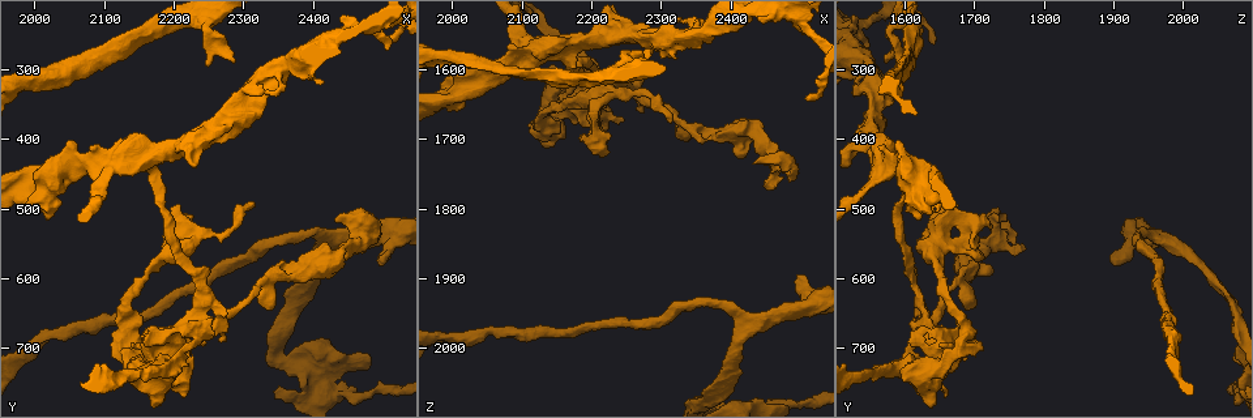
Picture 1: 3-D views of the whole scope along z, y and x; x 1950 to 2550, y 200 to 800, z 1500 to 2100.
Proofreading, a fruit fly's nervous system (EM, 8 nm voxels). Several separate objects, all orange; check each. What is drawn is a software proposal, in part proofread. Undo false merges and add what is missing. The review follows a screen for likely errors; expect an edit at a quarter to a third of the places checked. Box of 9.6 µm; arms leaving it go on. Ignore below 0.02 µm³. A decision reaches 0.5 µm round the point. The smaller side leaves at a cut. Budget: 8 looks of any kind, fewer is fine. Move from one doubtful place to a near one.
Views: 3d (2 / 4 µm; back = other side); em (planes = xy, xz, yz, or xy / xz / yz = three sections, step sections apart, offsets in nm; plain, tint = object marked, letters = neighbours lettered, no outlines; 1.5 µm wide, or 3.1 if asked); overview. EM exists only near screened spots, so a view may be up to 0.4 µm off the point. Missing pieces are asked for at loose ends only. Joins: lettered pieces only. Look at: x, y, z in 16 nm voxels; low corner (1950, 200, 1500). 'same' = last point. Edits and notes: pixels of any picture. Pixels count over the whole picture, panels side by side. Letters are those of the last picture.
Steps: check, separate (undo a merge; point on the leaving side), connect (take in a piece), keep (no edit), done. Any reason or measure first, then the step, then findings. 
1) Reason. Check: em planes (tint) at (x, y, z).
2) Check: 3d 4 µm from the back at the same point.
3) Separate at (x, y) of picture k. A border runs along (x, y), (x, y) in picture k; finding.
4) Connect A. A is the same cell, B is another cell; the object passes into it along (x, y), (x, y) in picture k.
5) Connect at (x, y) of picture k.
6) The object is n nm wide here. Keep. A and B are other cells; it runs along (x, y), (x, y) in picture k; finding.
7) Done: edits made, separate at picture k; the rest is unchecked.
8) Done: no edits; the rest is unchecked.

A fork. Check: 3d 4 µm at (2020, 475, 1615).

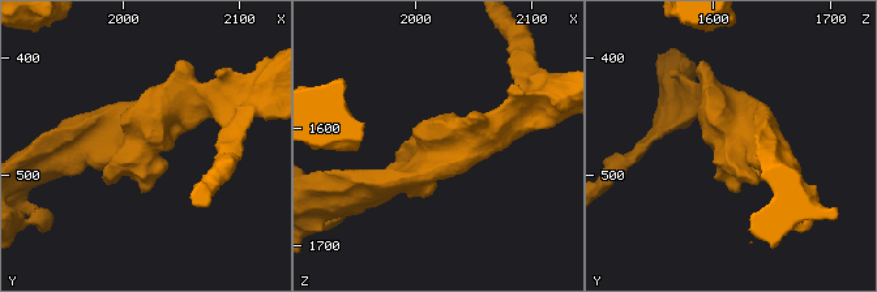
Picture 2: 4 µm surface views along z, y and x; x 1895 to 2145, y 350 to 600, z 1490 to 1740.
Check: em planes (letters) at (2018, 478, 1614).

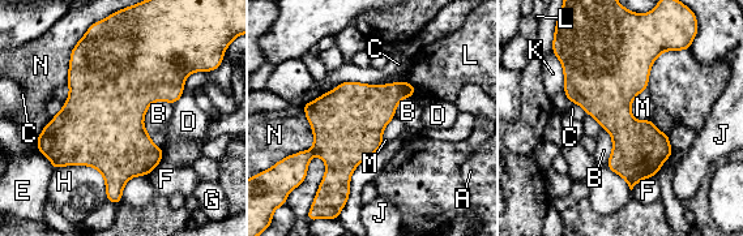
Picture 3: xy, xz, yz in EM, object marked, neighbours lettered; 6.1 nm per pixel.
The longest contact is with N, 800 nm. Keep. A, B, C, D, E, F, G, H, J, K, L, M and N are other cells; one neuron here.

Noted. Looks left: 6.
Tapers out. Check: em planes (letters) at (2310, 495, 1675).

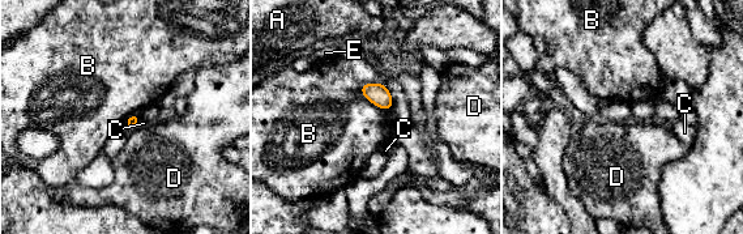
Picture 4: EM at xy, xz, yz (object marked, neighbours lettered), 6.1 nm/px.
Keep. A, B, C, D and E are other cells; a border runs along (361, 84), (364, 97), (389, 110) in picture 4; no lettered piece goes on from it.

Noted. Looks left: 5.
An open end. Check: em xz step 4 (tint) at (2365, 615, 2060).

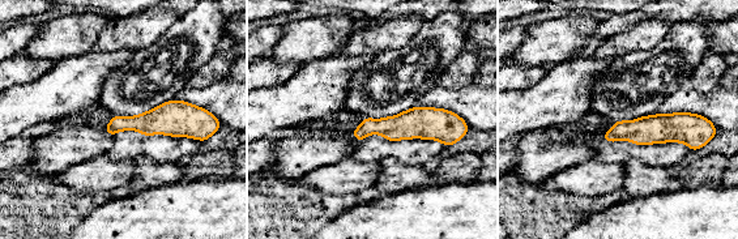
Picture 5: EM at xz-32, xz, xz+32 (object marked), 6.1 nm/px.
Check: em planes (letters) at the same point.

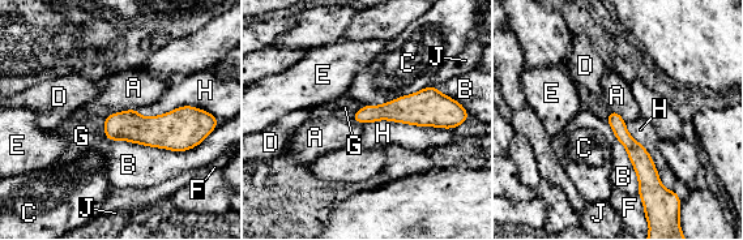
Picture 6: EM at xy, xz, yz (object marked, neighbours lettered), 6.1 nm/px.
Keep. A, B, C, D, E, F, G, H and J are other cells; a border runs along (136, 107), (115, 111), (105, 119) in picture 6; no lettered piece goes on from it.

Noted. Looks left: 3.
Done: no edits; the rest is unchecked.

